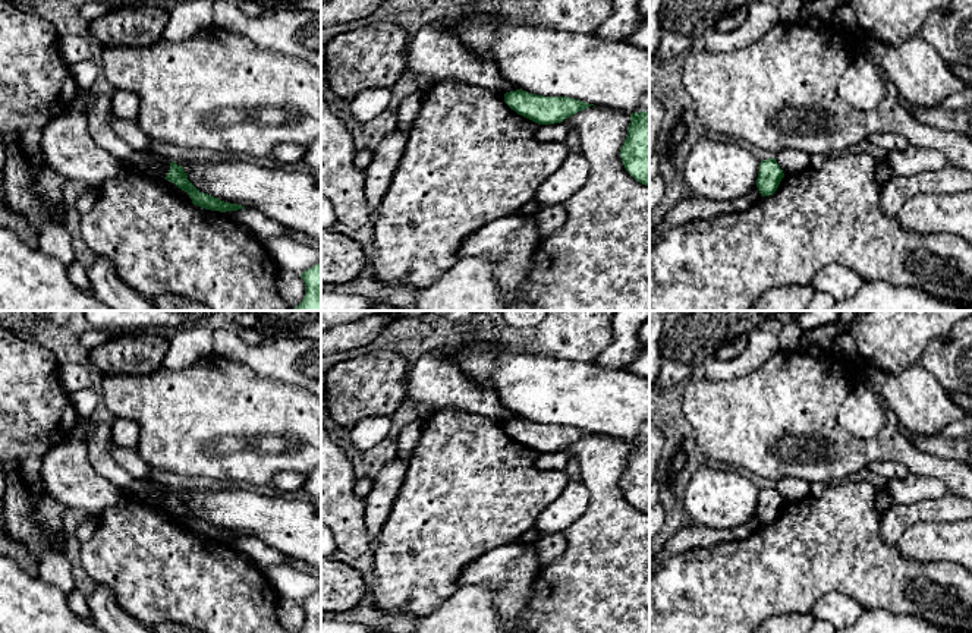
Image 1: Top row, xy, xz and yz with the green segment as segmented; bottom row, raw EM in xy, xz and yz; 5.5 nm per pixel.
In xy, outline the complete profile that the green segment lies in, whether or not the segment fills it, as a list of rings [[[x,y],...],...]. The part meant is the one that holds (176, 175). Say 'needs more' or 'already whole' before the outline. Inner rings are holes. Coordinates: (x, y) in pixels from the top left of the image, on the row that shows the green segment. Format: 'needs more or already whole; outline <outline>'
already whole; outline [[[174,161],[170,163],[170,170],[164,179],[174,183],[179,189],[185,190],[189,195],[189,198],[192,199],[192,204],[198,205],[201,208],[211,210],[211,211],[220,211],[220,212],[238,211],[238,210],[245,208],[242,205],[224,202],[208,193],[199,192],[188,180],[188,174],[183,171],[183,167],[177,166]]]

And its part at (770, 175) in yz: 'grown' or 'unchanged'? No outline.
unchanged

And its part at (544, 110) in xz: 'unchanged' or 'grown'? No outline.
unchanged

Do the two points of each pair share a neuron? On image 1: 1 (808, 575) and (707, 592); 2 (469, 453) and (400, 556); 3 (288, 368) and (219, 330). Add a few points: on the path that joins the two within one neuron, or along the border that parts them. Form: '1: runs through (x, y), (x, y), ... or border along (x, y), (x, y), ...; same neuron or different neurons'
1: runs through (783, 575), (766, 575), (732, 588); same neuron
2: runs through (468, 478), (468, 488), (425, 531); same neuron
3: runs through (270, 359), (245, 355), (236, 348); same neuron

